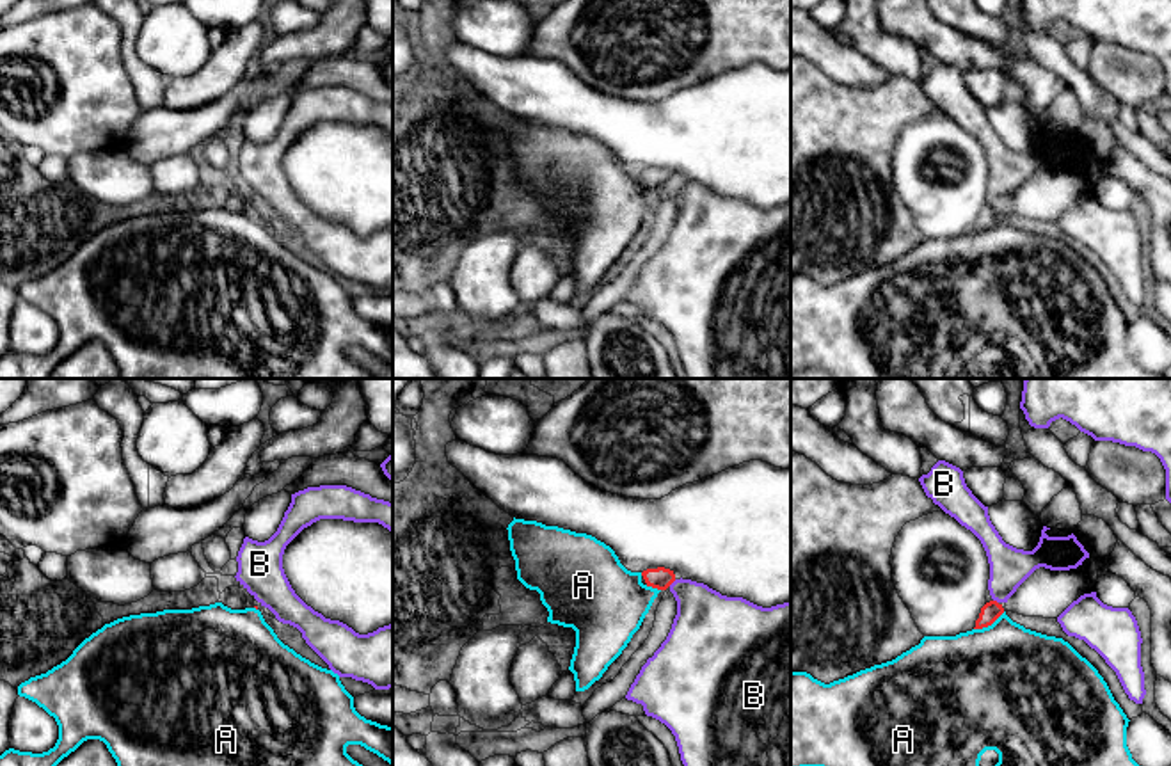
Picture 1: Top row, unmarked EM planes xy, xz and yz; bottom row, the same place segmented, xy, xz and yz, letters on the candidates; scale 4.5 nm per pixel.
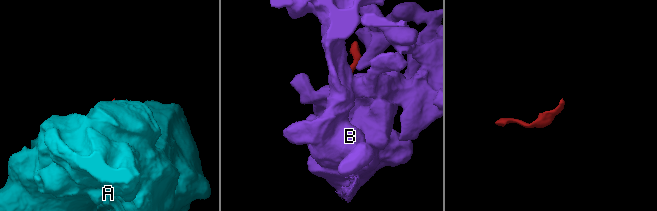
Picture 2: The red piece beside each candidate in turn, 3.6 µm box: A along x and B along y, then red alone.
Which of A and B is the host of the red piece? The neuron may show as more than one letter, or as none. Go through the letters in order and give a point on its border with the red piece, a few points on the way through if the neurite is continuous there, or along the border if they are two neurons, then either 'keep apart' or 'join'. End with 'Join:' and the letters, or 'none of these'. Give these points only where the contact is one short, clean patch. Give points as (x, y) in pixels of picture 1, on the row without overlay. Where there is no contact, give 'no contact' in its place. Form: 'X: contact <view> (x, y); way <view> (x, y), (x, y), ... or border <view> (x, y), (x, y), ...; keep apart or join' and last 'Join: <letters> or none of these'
A: contact yz (988, 226); keep apart
B: contact xz (672, 183); border xz (676, 182), (669, 187); keep apart
Join: none of these

